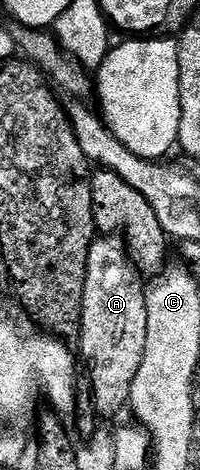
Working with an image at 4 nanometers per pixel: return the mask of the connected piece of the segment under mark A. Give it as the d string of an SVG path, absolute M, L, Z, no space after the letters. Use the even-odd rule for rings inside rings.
M100 236L86 260L86 292L82 296L79 357L88 365L92 398L97 415L116 414L132 400L134 376L146 352L146 286L140 271L128 259L123 241Z

